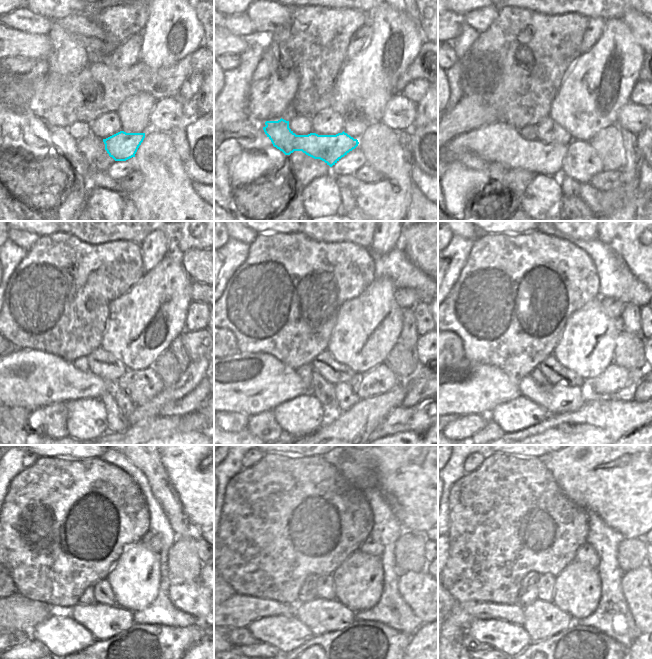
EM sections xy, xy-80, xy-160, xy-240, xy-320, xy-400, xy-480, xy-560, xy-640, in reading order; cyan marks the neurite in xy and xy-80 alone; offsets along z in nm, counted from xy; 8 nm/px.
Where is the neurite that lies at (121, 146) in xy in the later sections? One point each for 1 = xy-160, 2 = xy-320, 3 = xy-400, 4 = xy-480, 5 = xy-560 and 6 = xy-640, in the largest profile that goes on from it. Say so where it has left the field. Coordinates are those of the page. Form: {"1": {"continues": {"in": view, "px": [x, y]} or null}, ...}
{"1": {"continues": {"in": "xy-160", "px": [498, 142]}}, "2": {"continues": {"in": "xy-320", "px": [249, 383]}}, "3": {"continues": {"in": "xy-400", "px": [466, 387]}}, "4": {"continues": {"in": "xy-480", "px": [10, 616]}}, "5": {"continues": {"in": "xy-560", "px": [234, 617]}}, "6": {"continues": {"in": "xy-640", "px": [462, 617]}}}

